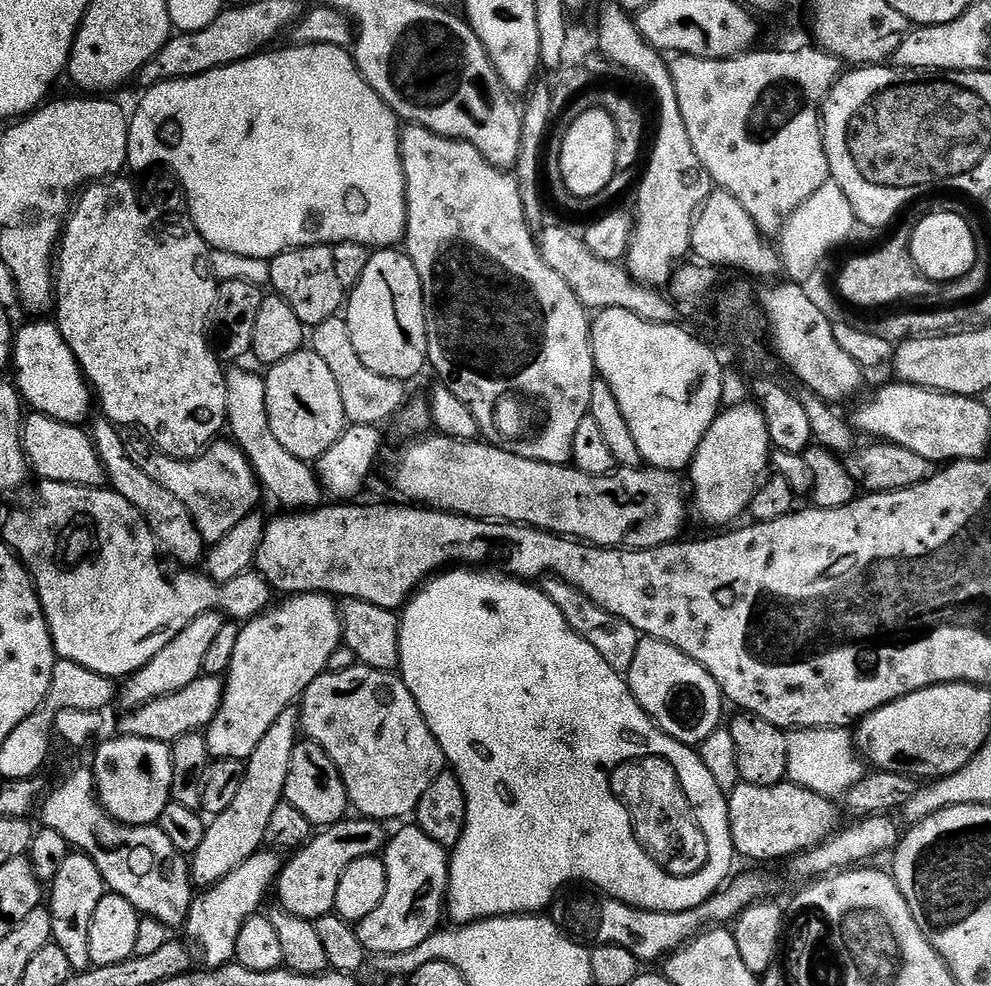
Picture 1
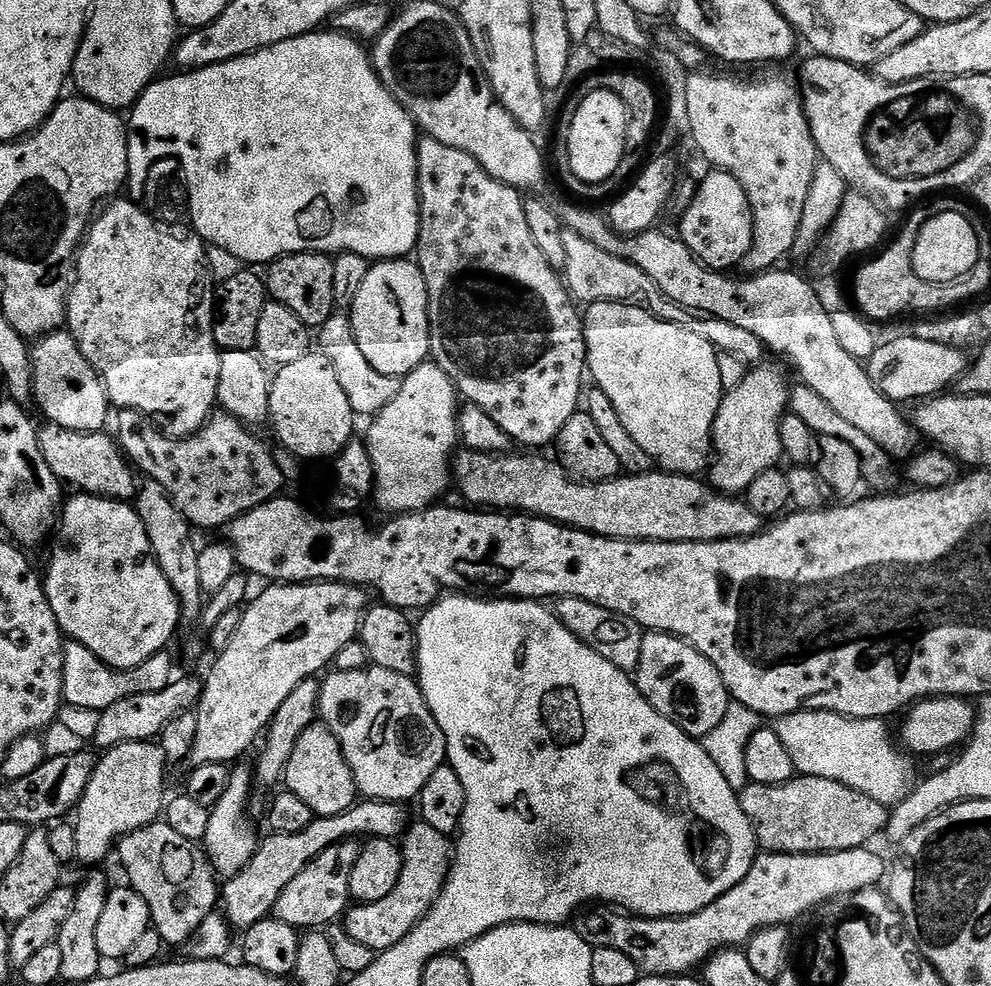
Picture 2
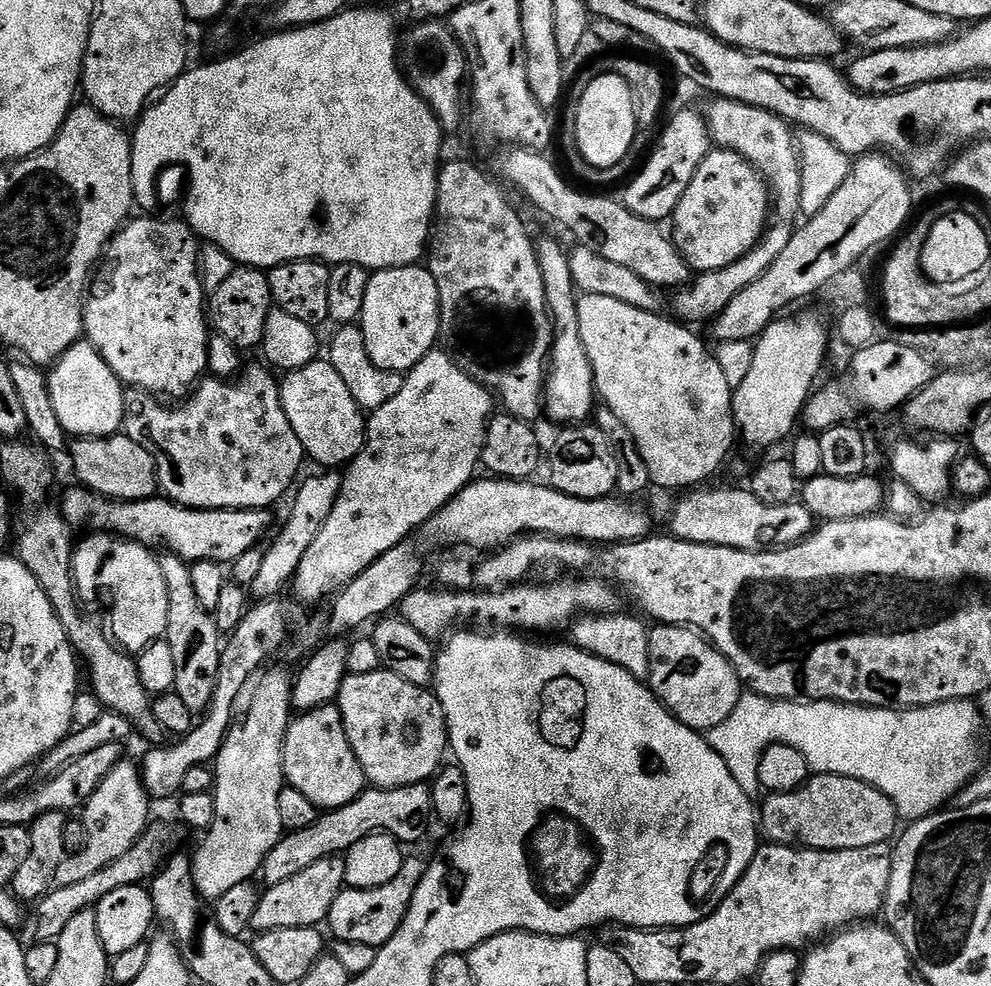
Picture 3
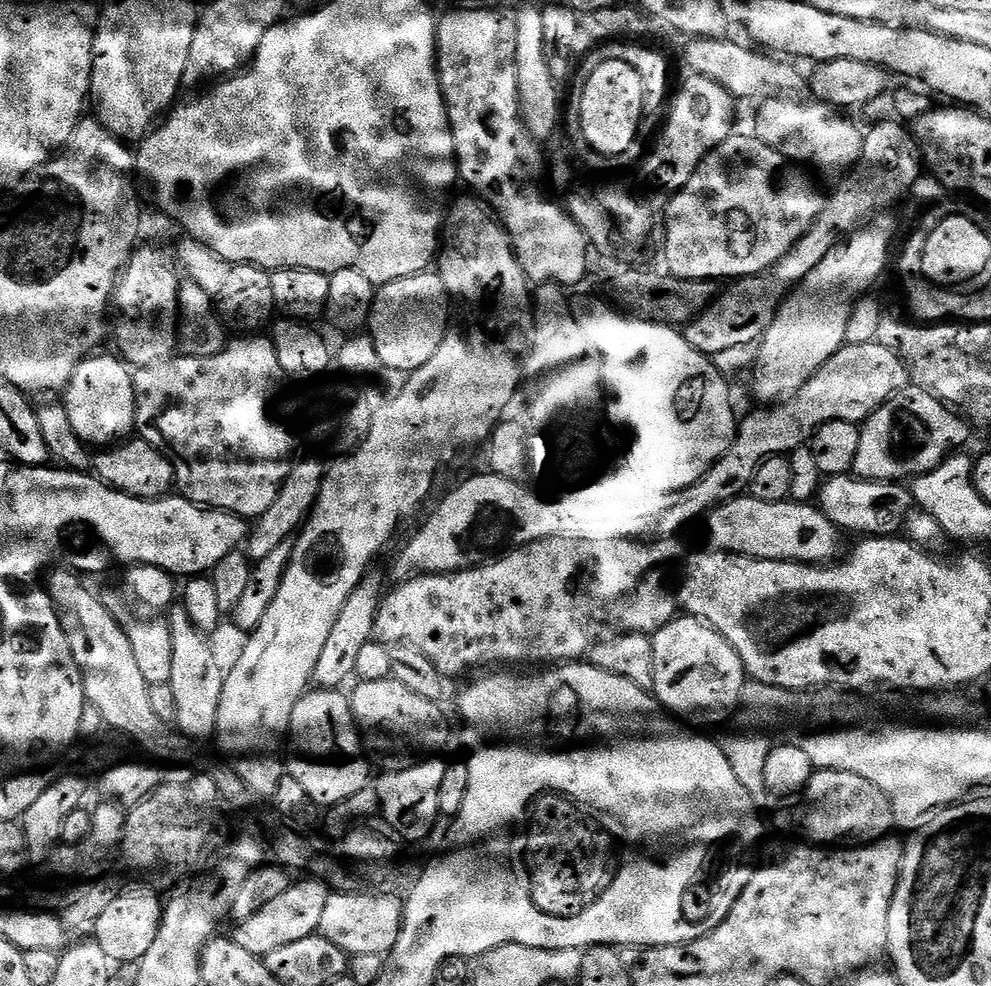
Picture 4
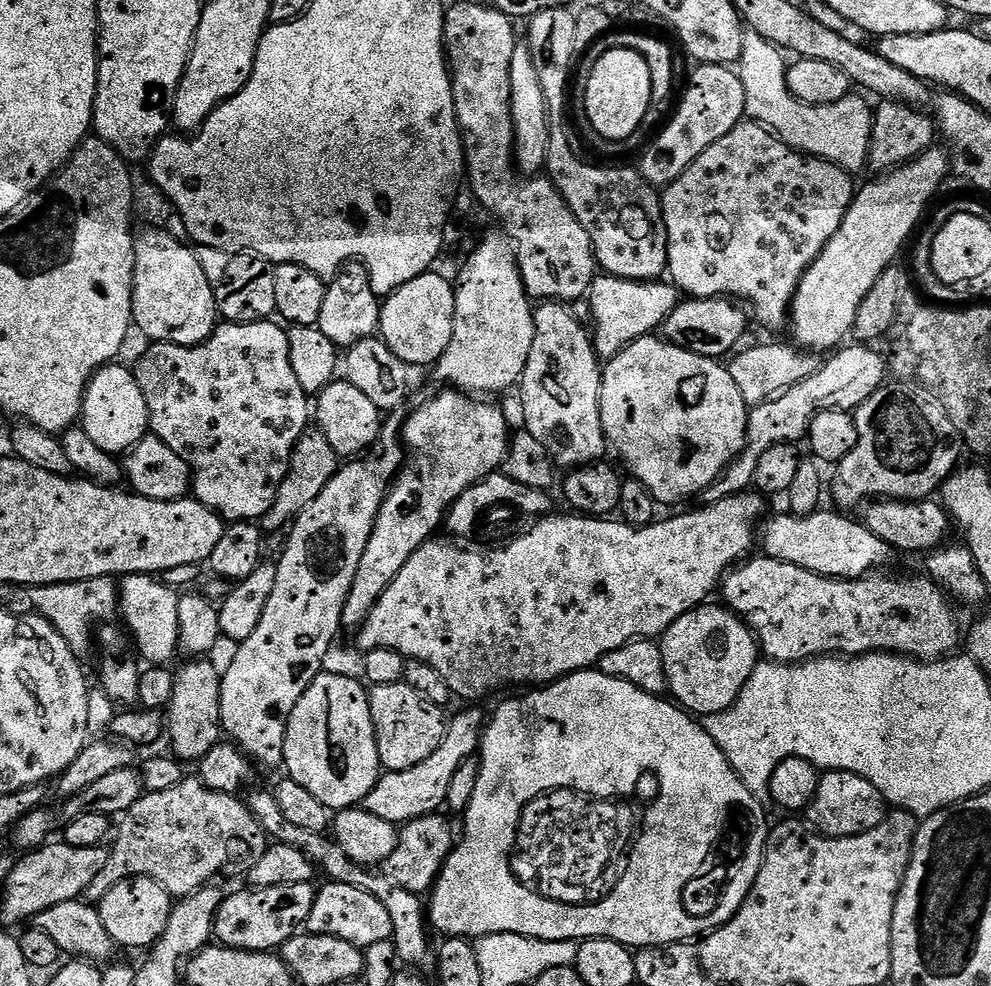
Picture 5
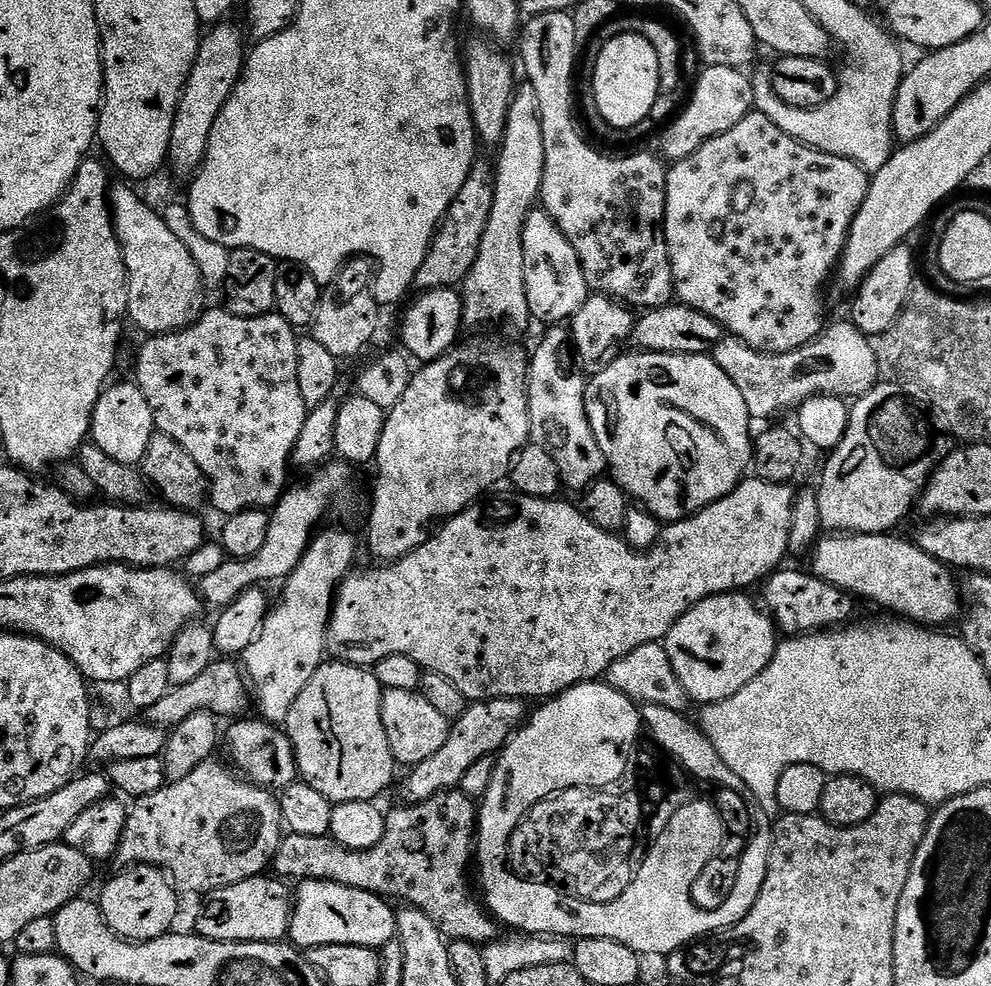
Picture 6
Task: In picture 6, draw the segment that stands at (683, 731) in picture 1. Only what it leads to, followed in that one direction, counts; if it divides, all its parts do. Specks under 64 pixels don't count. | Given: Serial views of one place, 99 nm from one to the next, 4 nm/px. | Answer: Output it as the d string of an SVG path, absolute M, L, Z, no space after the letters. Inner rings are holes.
M743 591L723 592L698 602L674 622L662 643L689 701L704 704L700 706L720 704L766 670L776 653L778 629L771 615L756 604Z

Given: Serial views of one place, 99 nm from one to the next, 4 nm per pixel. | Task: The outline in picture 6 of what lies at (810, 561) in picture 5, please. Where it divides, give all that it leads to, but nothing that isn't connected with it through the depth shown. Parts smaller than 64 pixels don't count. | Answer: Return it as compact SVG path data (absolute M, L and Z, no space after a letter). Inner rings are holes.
M824 534L817 539L811 553L811 575L835 588L841 588L853 598L861 596L880 608L897 612L897 617L907 618L920 626L948 626L956 615L962 612L962 588L951 576L949 565L938 562L926 554L911 539L903 540L900 534Z

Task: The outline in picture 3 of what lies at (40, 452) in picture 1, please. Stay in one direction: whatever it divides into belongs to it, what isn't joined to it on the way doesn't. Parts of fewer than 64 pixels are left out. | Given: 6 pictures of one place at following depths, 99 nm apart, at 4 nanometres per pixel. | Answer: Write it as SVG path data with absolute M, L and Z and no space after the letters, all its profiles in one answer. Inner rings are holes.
M97 436L76 438L71 441L72 468L83 487L99 492L110 500L151 500L157 495L160 483L150 454L129 436Z

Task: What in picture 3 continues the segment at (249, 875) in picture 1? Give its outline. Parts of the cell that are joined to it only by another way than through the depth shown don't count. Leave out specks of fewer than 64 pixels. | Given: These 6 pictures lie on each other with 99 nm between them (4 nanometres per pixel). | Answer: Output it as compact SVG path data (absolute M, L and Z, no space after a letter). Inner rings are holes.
M427 783L387 790L369 787L361 792L354 802L317 815L314 826L306 826L306 830L289 832L281 836L278 843L268 851L268 857L264 859L262 877L264 876L265 885L268 886L286 882L294 878L294 874L302 874L306 866L314 866L314 862L322 858L346 854L352 849L354 842L375 832L389 832L395 840L401 842L420 840L428 828L428 820L432 819L432 789Z

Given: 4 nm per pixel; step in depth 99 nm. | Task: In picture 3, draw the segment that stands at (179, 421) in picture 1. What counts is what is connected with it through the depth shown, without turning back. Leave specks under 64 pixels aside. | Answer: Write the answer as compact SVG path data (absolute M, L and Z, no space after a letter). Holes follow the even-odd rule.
M129 219L108 244L108 268L99 269L98 279L84 301L84 336L102 354L120 383L129 389L150 392L160 398L184 398L210 368L210 321L206 315L206 293L200 282L198 237L181 221L179 224L176 220L136 219Z

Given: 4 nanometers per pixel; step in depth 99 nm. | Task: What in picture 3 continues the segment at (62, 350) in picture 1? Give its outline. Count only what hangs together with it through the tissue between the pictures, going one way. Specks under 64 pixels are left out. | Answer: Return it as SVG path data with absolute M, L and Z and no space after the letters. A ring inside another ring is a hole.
M72 344L70 350L51 365L47 377L54 414L58 414L58 422L62 422L69 437L115 436L123 429L125 385L120 383L93 344Z

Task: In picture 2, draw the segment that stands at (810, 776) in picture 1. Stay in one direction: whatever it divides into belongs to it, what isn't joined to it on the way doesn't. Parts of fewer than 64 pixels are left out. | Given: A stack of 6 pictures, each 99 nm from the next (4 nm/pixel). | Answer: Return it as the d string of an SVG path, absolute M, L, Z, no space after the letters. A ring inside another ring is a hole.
M805 710L779 717L774 727L782 746L794 758L799 775L828 778L874 798L874 802L895 806L908 797L913 787L913 761L903 751L896 752L893 733L888 733L886 725L884 720L851 720L837 712Z

